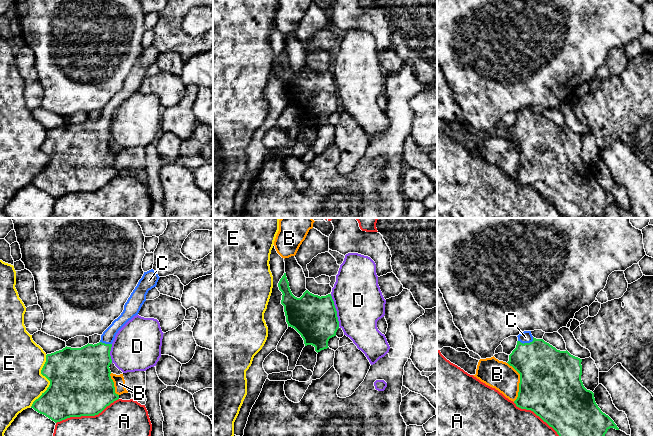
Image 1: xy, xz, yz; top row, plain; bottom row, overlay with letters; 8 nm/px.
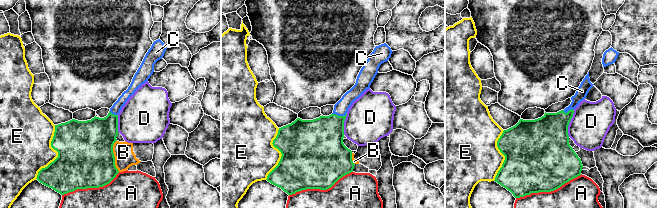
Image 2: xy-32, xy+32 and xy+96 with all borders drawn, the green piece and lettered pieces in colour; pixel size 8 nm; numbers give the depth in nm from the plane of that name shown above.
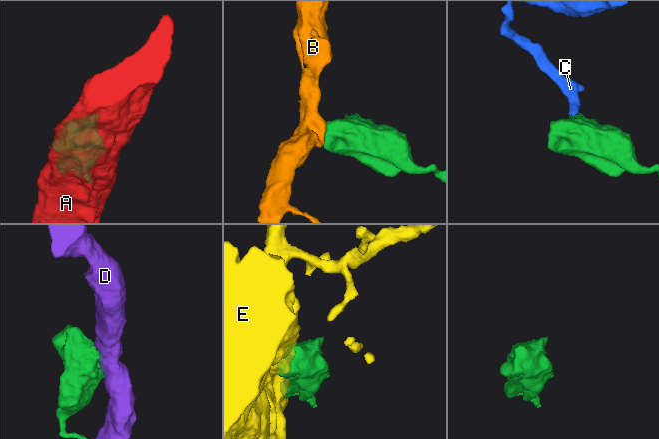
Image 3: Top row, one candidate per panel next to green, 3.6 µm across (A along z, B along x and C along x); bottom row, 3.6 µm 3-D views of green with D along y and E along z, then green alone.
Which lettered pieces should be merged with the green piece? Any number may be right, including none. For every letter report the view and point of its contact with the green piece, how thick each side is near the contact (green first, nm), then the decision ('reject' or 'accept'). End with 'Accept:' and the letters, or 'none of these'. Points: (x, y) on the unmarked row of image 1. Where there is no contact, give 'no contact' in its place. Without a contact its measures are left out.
A: xy (87, 191) | 500/440 nm | reject
B: yz (520, 158) | 500/220 nm | reject
C: yz (526, 119) | 400/100 nm | accept
D: xz (335, 86) | 360/380 nm | reject
E: xy (49, 156) | 500/360 nm | reject
Accept: C

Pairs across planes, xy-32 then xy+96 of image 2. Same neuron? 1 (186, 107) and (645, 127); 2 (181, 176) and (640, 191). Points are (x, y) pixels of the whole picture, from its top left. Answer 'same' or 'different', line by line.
1: same
2: same

